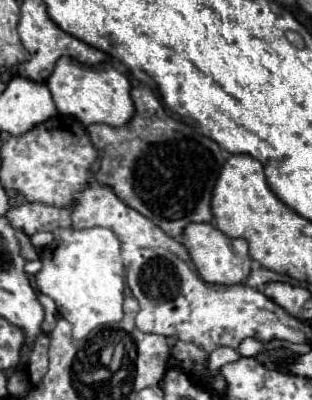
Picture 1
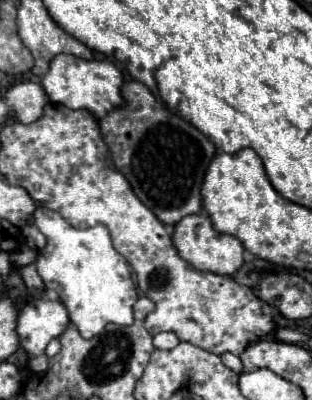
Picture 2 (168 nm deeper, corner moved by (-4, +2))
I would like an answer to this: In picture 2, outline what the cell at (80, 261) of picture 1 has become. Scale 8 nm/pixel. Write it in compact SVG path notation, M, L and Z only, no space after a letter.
M37 207L33 217L35 217L35 225L39 227L39 231L47 237L47 245L39 251L37 261L35 261L37 273L43 279L45 287L49 291L57 293L57 299L67 307L71 323L79 329L81 337L91 339L91 337L99 335L103 331L103 327L109 323L131 325L133 323L133 305L139 299L139 295L137 295L137 287L131 279L129 263L125 261L123 255L119 255L113 249L107 227L95 225L95 227L87 227L87 229L77 229L77 227L69 225L59 213L55 213L47 207Z

